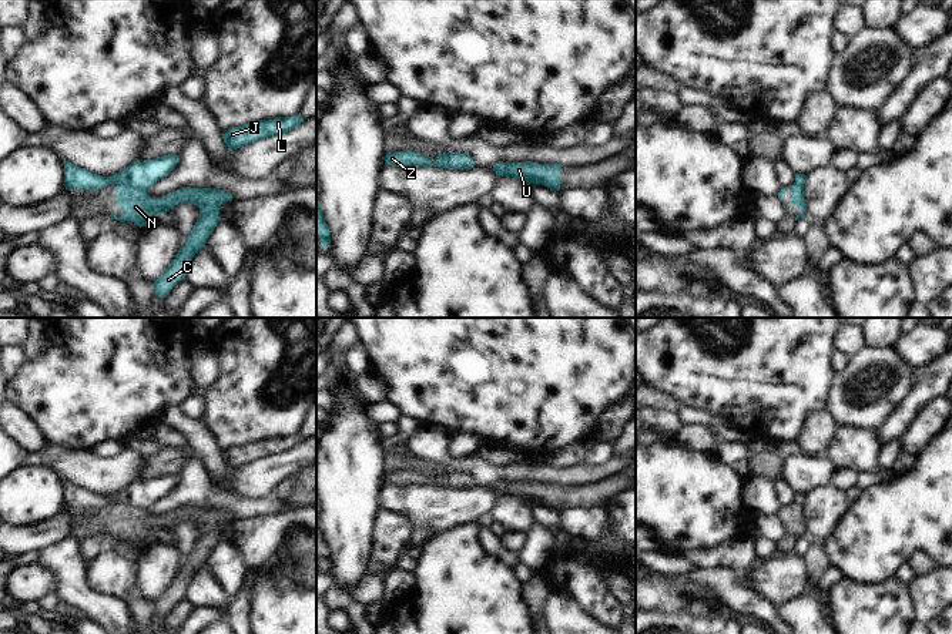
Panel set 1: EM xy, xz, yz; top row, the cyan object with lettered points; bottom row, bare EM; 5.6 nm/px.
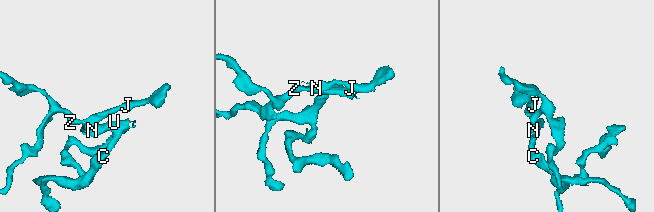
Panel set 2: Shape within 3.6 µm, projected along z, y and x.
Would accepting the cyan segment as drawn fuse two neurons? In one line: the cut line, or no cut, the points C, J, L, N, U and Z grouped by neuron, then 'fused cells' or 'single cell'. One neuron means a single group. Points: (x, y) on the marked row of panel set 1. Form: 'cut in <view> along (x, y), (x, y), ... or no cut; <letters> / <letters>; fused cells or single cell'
cut in xy along (116, 183), (140, 187), (146, 191); C N U / J L Z; fused cells

